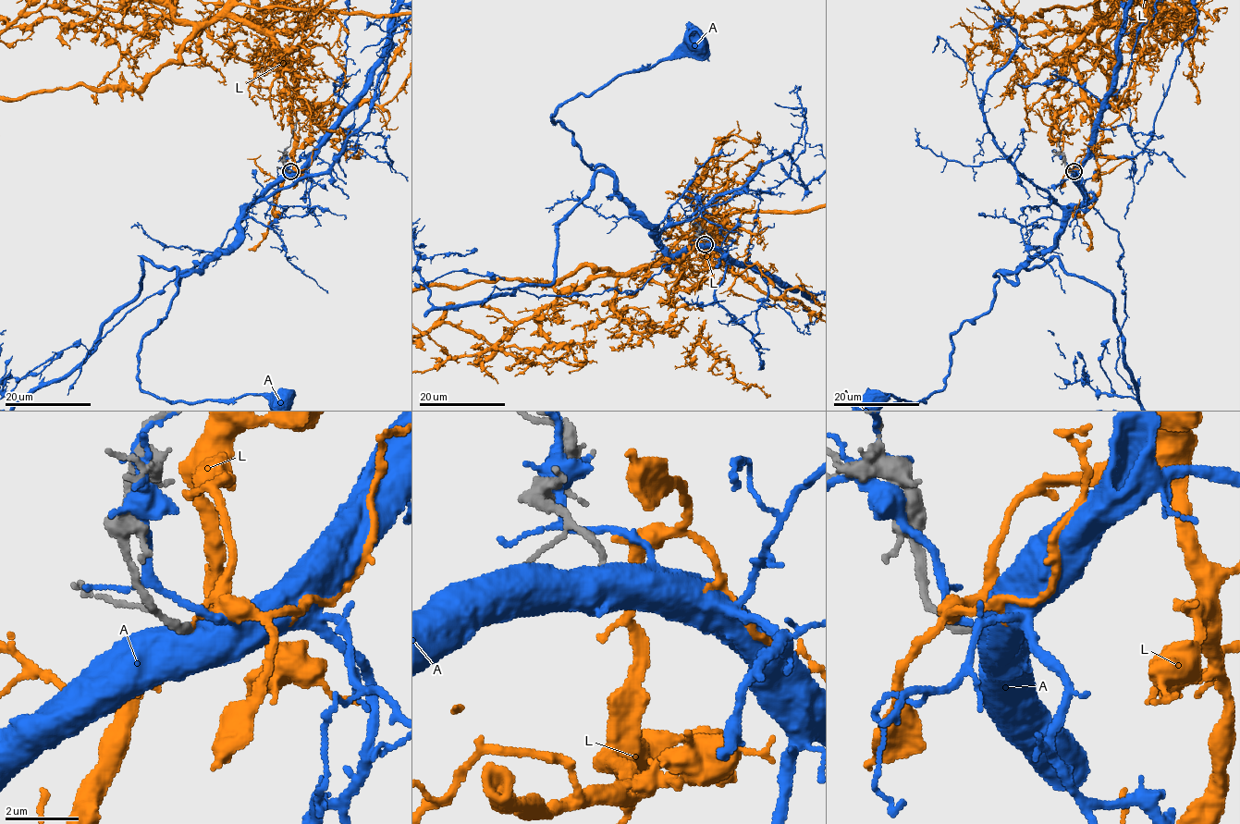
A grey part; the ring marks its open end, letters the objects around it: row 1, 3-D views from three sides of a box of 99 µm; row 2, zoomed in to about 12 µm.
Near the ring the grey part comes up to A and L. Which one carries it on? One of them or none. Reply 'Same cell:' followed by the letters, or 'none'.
Same cell: none

